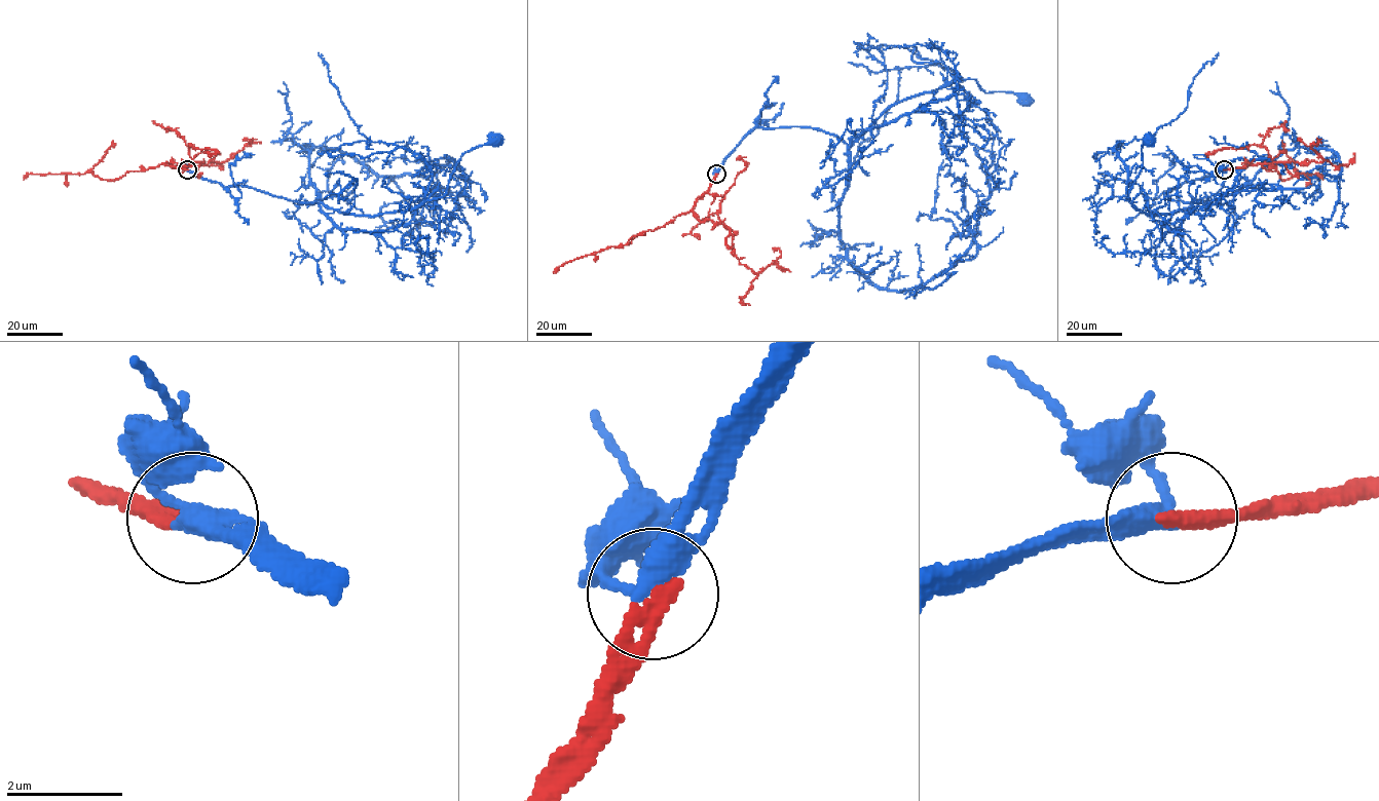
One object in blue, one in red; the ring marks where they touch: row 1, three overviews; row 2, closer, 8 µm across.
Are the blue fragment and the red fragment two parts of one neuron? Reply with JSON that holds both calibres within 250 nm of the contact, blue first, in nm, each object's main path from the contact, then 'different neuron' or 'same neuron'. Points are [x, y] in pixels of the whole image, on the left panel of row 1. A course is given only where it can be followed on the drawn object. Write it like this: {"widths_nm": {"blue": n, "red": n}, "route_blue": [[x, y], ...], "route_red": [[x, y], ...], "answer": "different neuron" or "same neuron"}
{"widths_nm": {"blue": 340, "red": 300}, "route_blue": [[186, 169], [226, 187], [246, 185], [341, 212], [375, 216], [441, 197], [460, 157], [495, 139]], "route_red": [[186, 169], [161, 163], [146, 170], [128, 170], [114, 180], [102, 179], [90, 173], [33, 174], [23, 179]], "answer": "same neuron"}

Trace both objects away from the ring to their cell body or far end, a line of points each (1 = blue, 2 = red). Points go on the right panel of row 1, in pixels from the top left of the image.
1: (1224, 169), (1178, 185), (1182, 201), (1195, 202), (1188, 207), (1149, 216), (1128, 200), (1149, 139)
2: (1224, 169), (1260, 163), (1267, 170), (1277, 170), (1281, 180), (1297, 173), (1318, 175), (1322, 179)

